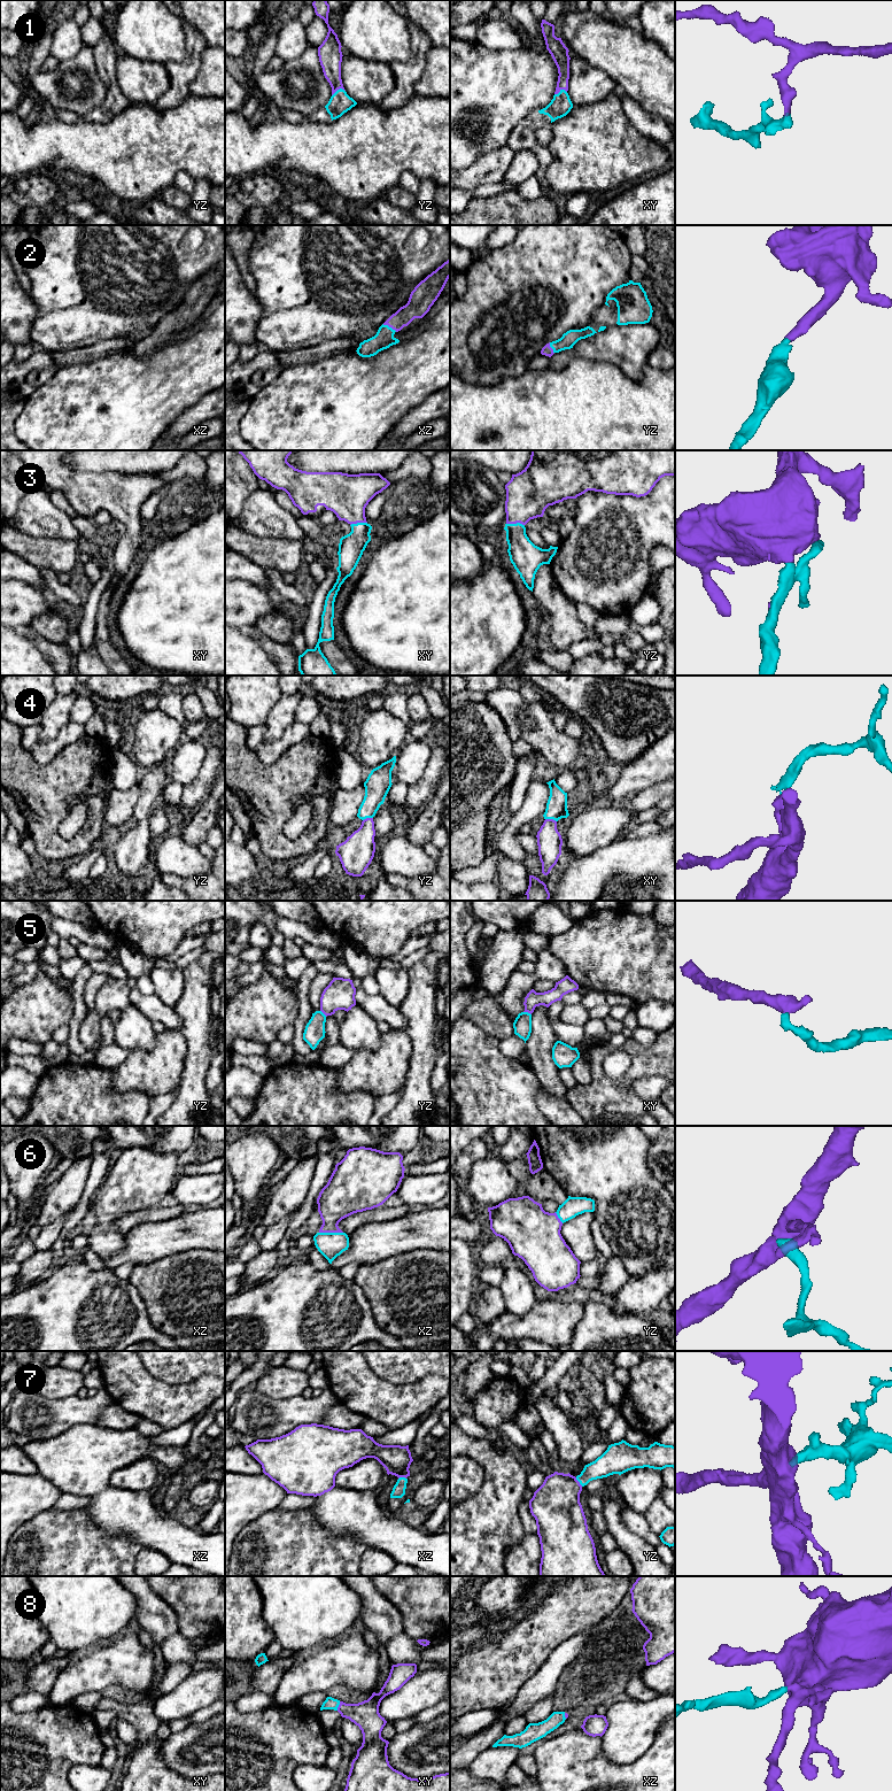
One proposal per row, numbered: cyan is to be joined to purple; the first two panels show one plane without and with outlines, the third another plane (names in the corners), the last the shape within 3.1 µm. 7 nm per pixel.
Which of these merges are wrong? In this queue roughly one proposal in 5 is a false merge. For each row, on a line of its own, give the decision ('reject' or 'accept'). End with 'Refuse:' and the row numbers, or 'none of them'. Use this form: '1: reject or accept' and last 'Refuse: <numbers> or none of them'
1: accept
2: accept
3: accept
4: accept
5: accept
6: accept
7: accept
8: accept
Refuse: none of them

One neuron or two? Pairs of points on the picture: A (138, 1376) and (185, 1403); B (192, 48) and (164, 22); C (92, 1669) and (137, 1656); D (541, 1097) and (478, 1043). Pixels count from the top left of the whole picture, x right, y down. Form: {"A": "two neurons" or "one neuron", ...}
{"A": "one neuron", "B": "two neurons", "C": "one neuron", "D": "two neurons"}

